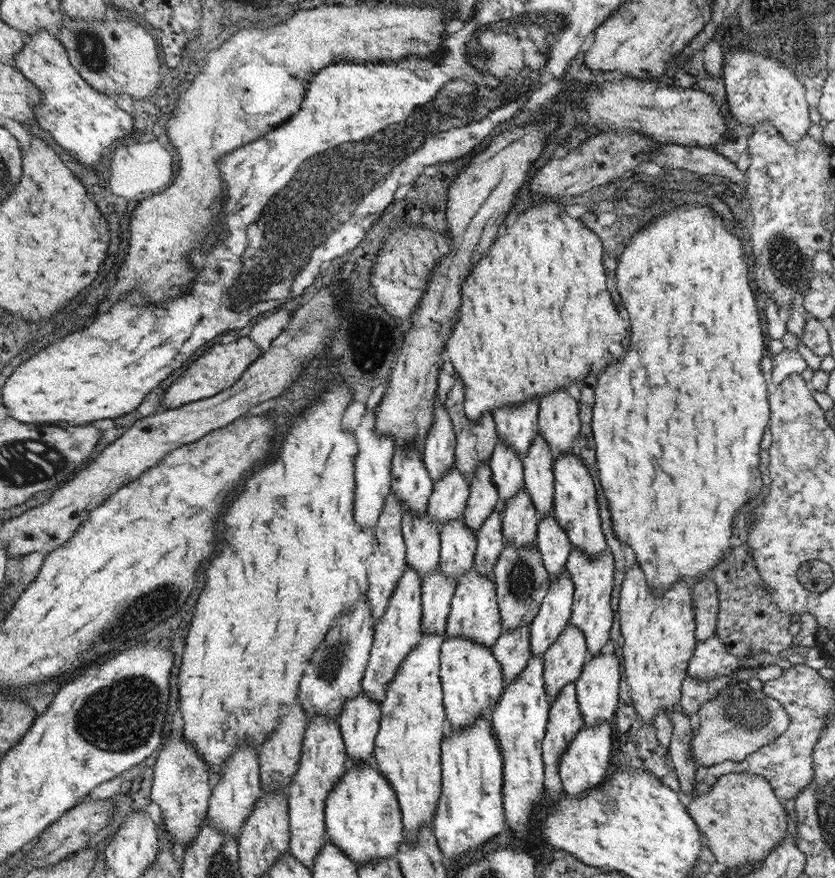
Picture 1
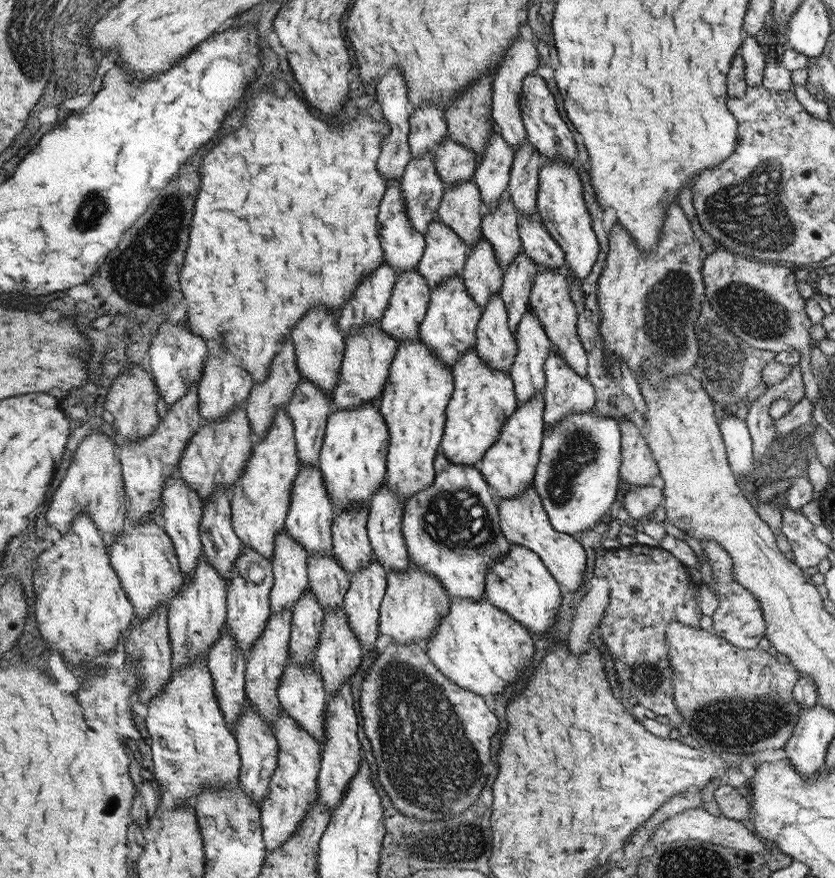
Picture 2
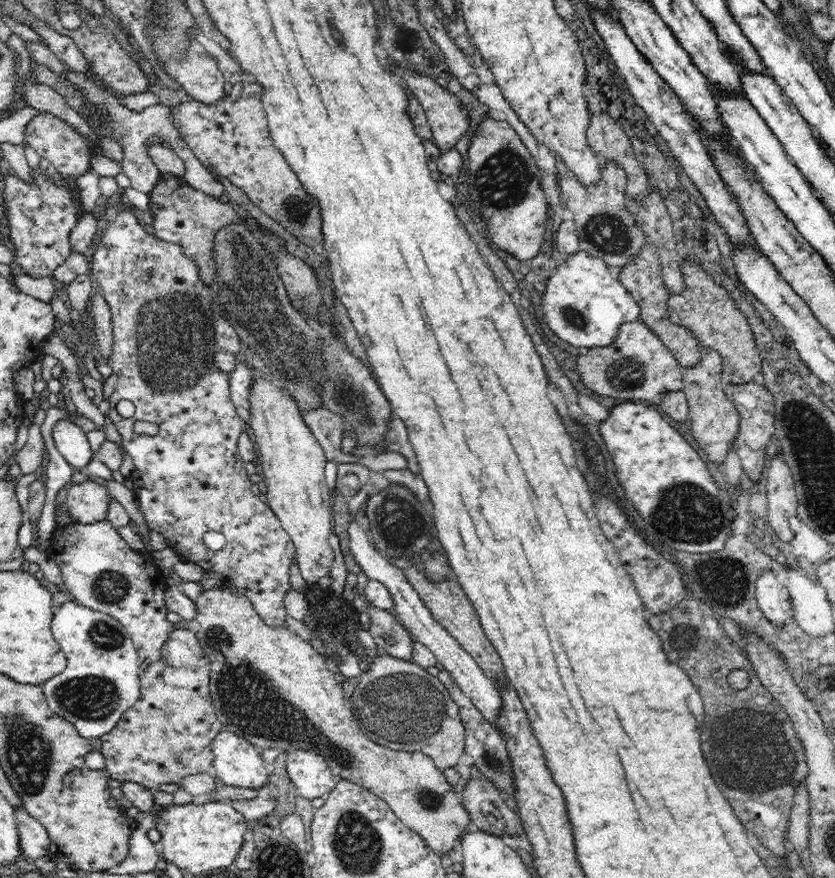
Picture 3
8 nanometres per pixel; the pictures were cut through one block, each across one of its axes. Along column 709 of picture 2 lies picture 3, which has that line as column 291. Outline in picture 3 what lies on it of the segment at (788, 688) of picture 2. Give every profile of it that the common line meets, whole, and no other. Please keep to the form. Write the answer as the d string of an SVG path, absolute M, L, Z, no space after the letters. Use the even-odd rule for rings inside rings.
M216 588L216 590L204 590L198 600L196 600L196 610L198 610L198 616L196 616L196 622L200 624L200 630L198 630L198 640L200 640L200 646L202 650L206 652L206 656L210 658L210 694L212 694L212 702L214 702L214 708L216 708L216 718L220 720L220 724L224 726L226 732L232 732L236 736L242 736L246 738L248 742L252 742L254 746L258 746L262 752L268 750L268 748L276 748L278 752L316 752L320 756L326 758L332 774L336 774L338 778L342 780L350 780L366 790L370 790L372 794L376 794L378 798L382 798L384 802L388 802L388 806L392 808L392 812L414 832L418 832L426 844L432 848L432 852L436 852L438 856L450 856L450 852L456 848L456 840L460 838L460 834L466 834L468 828L470 828L470 814L466 810L466 806L462 804L462 798L458 792L454 792L454 786L450 786L448 778L442 774L440 768L436 768L436 762L426 756L426 754L420 754L420 752L396 752L396 750L390 750L382 744L376 744L374 740L370 740L364 732L362 732L362 726L358 724L352 708L350 708L350 702L344 698L344 692L342 692L342 684L334 678L334 672L326 670L326 662L324 662L324 656L314 650L310 646L310 642L304 642L304 638L300 638L298 634L290 632L288 628L272 628L270 624L264 624L264 620L260 620L260 616L256 614L256 608L252 608L252 602L248 602L244 596L232 596L230 592L226 592L226 588Z

